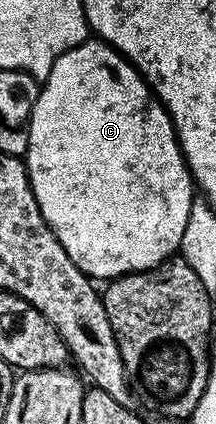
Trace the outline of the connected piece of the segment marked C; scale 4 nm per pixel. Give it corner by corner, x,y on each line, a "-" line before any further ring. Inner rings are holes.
101,39
81,41
76,47
64,51
64,55
56,59
56,63
52,63
52,71
46,76
46,80
41,82
38,97
30,112
30,134
24,160
26,173
30,177
30,186
36,195
36,203
48,227
56,235
56,239
60,239
60,247
68,251
68,259
72,259
72,263
76,263
78,270
87,277
113,279
123,277
125,273
139,273
161,265
163,261
171,260
179,252
184,229
188,224
189,211
196,200
196,186
190,176
190,168
186,166
186,159
182,156
182,149
178,146
174,120
162,102
154,96
150,86
138,74
137,69
105,41

